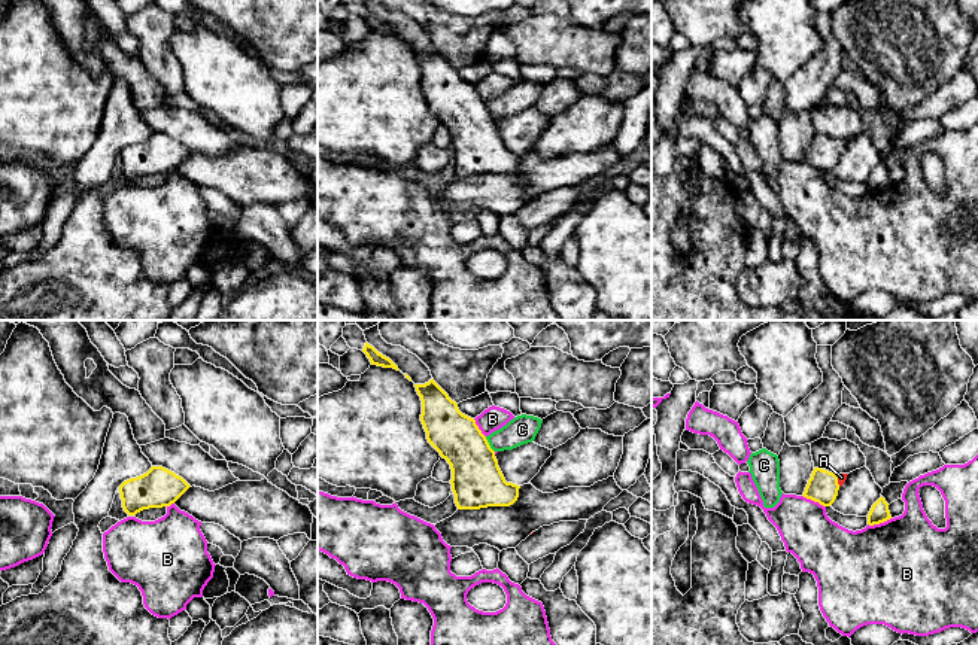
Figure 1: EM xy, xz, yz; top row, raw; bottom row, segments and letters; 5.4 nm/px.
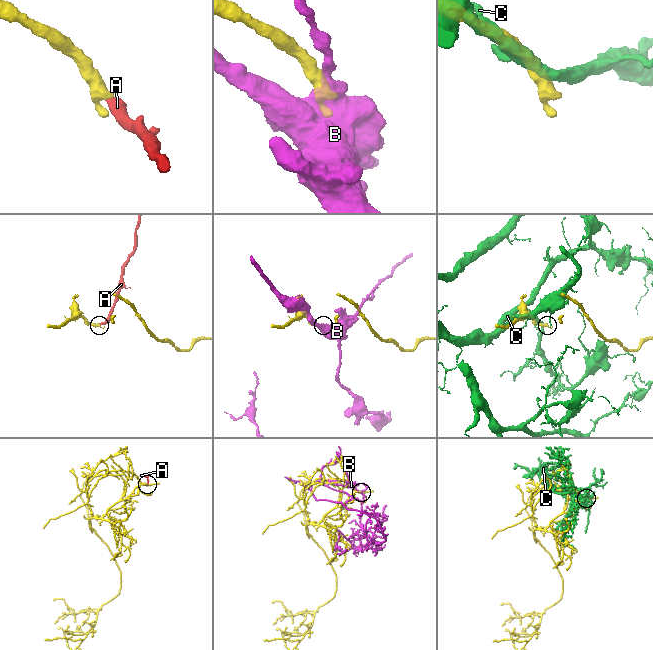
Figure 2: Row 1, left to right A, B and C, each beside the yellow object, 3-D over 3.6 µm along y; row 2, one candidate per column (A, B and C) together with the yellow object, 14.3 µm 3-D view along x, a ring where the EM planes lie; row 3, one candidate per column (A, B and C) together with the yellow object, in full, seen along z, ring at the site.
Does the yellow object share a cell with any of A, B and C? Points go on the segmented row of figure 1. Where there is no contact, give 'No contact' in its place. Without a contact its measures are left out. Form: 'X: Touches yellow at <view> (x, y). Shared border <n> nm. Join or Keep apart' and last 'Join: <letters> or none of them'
A: Touches yellow at yz (837, 480). Shared border 70 nm. Join
B: Touches yellow at yz (814, 501). Shared border 140 nm. Keep apart
C: Touches yellow at xz (488, 444). Shared border 100 nm. Keep apart
Join: A

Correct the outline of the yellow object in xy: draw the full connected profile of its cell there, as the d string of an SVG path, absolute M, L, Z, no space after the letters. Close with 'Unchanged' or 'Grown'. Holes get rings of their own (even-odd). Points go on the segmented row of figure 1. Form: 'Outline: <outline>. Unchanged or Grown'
Outline: M152 466L146 474L119 486L122 508L128 515L174 503L191 486L174 472Z. Unchanged

